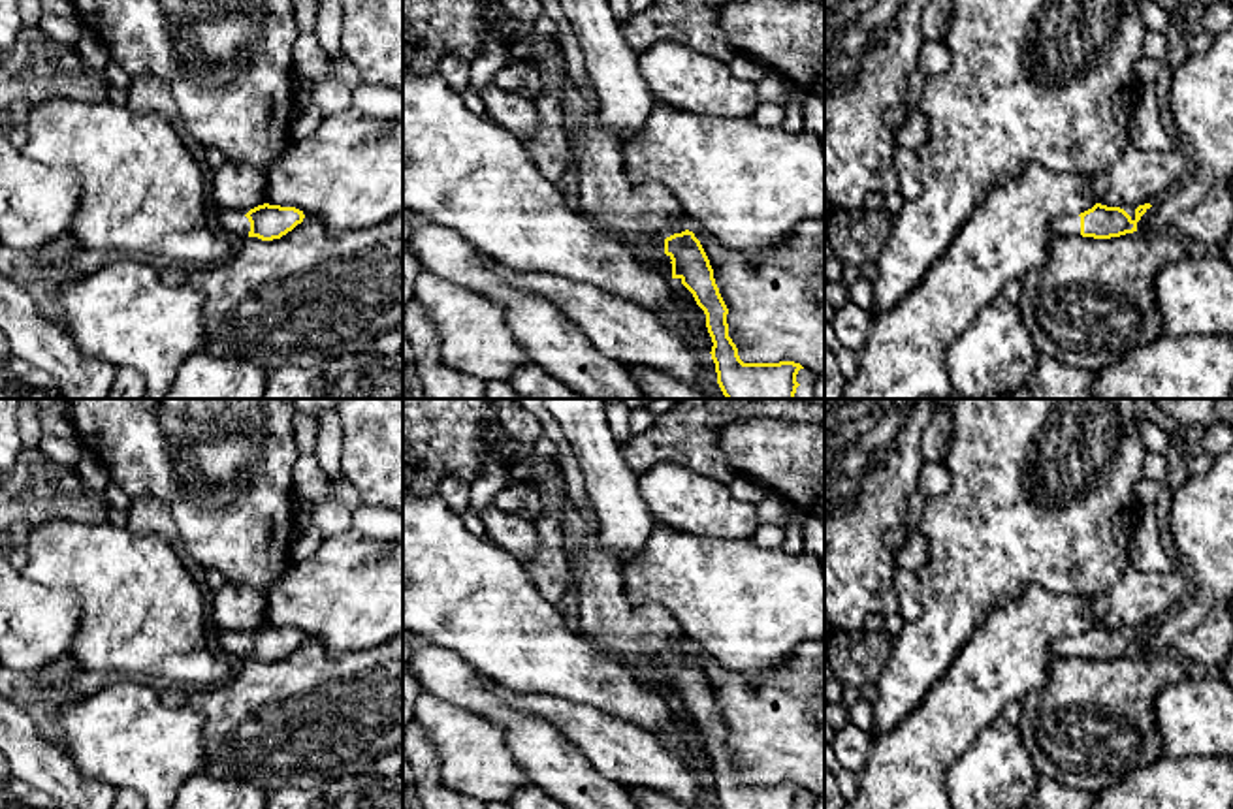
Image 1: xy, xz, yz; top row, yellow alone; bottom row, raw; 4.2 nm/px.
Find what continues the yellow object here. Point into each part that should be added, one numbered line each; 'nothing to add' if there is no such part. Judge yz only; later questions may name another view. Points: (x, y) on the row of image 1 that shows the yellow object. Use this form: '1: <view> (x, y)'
1: yz (1070, 224)

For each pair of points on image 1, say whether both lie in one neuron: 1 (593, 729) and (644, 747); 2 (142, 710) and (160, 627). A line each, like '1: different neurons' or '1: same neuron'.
1: same neuron
2: different neurons

